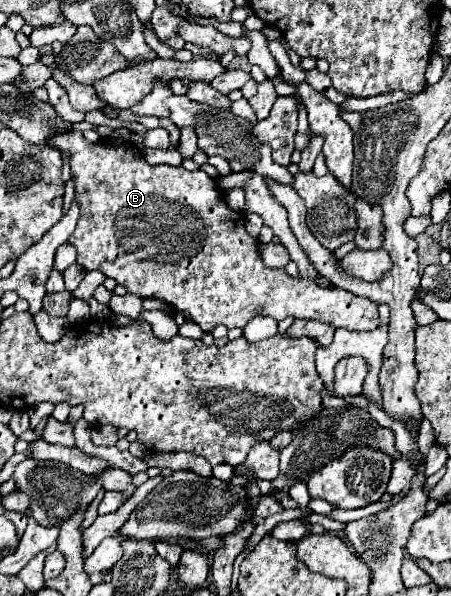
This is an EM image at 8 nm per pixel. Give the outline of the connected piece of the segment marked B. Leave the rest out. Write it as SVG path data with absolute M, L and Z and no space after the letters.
M53 130L47 136L47 144L61 150L61 152L69 152L69 166L71 166L71 176L75 182L75 200L79 204L79 222L77 228L73 232L73 236L69 236L67 242L71 242L77 248L77 264L83 270L101 270L107 278L113 278L117 284L125 286L127 292L143 296L143 298L159 298L165 300L167 304L171 304L173 308L177 308L179 312L189 312L193 322L197 322L201 326L201 330L209 332L213 330L217 324L223 324L227 328L243 328L251 318L255 316L271 316L277 322L281 322L287 316L293 318L307 318L307 320L329 320L329 324L333 324L335 328L345 328L345 330L375 330L379 326L379 314L377 314L377 304L359 296L353 296L347 290L341 288L321 288L317 286L313 280L307 278L291 278L283 268L267 268L261 260L259 254L259 240L249 236L245 230L245 222L243 222L243 214L237 210L231 210L223 198L223 194L219 192L219 188L215 186L215 180L209 178L205 172L195 170L195 172L187 172L183 166L169 166L169 164L159 164L153 166L149 164L141 150L127 142L113 142L113 140L99 140L99 142L89 142L83 138L81 132L77 130Z

